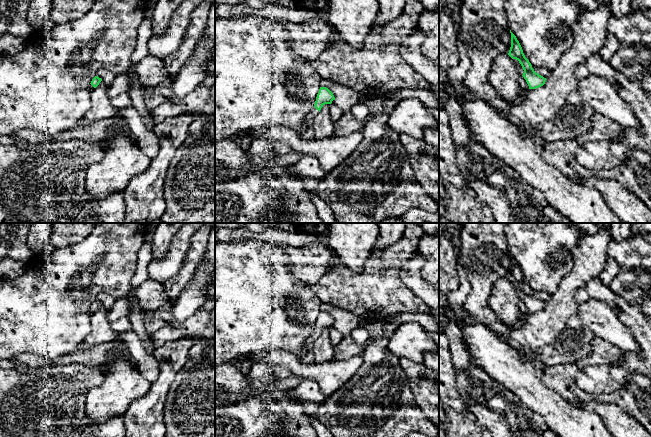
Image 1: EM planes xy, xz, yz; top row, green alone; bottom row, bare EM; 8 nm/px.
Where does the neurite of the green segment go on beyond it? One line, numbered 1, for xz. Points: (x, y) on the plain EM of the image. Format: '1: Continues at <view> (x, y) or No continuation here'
1: Continues at xz (308, 343)

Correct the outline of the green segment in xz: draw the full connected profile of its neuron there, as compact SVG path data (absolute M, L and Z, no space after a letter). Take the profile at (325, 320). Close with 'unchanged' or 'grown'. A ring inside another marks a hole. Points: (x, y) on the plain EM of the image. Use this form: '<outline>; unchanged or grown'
M320 311L319 316L316 321L316 325L314 328L314 332L311 334L309 338L307 338L303 345L303 351L296 355L299 359L303 357L308 350L312 348L313 343L320 336L321 332L325 328L331 328L332 325L335 324L333 317L326 311Z; grown

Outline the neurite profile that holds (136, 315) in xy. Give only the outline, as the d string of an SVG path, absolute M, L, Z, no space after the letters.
M152 241L146 242L138 252L138 266L133 276L131 290L127 294L130 304L130 313L128 315L133 331L138 335L144 349L152 354L156 350L145 329L145 310L140 306L139 299L136 297L137 288L149 278L148 266L153 259Z

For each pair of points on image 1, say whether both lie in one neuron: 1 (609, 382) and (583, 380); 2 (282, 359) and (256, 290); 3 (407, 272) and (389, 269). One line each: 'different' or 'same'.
1: same
2: different
3: different

